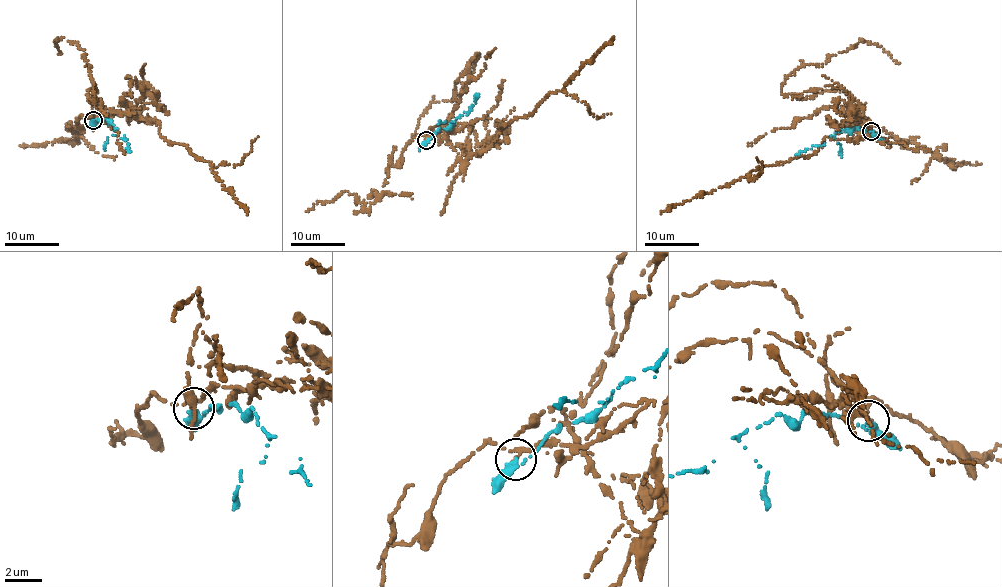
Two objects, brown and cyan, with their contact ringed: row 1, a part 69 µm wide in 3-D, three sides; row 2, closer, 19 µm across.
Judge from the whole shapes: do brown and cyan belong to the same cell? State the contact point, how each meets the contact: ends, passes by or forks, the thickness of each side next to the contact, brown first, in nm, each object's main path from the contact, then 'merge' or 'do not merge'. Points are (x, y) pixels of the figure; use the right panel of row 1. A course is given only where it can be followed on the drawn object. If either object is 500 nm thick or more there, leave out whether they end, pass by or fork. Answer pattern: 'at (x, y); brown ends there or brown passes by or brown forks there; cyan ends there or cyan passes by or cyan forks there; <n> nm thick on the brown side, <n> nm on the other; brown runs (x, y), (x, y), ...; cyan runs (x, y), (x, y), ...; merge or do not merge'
at (871, 131); brown ends there; cyan passes by; 280 nm thick on the brown side, 320 nm on the other; brown runs (871, 130), (861, 117), (874, 138), (827, 137), (812, 155), (757, 168), (660, 213); cyan runs (871, 132), (844, 129), (822, 145), (796, 154); do not merge

